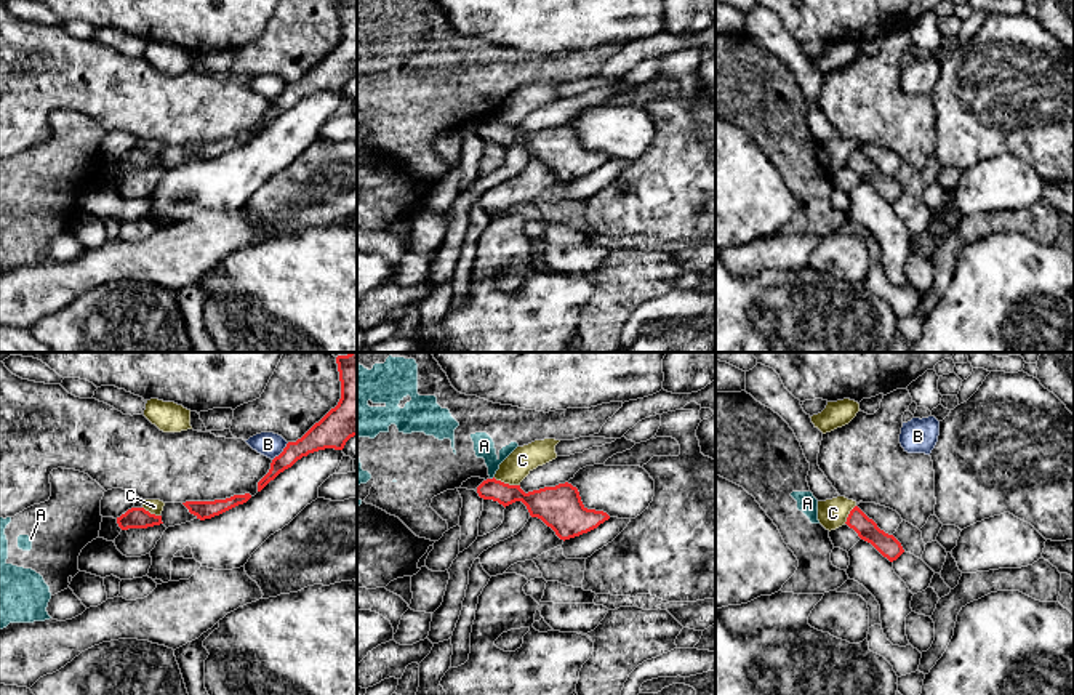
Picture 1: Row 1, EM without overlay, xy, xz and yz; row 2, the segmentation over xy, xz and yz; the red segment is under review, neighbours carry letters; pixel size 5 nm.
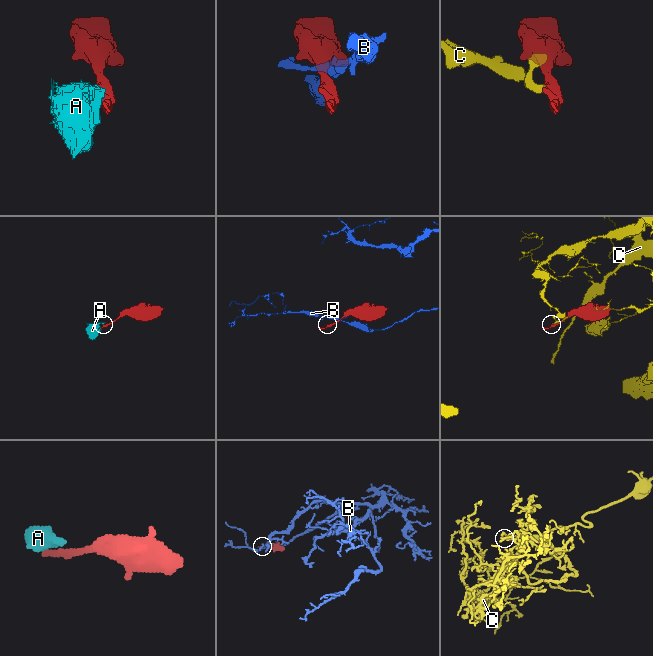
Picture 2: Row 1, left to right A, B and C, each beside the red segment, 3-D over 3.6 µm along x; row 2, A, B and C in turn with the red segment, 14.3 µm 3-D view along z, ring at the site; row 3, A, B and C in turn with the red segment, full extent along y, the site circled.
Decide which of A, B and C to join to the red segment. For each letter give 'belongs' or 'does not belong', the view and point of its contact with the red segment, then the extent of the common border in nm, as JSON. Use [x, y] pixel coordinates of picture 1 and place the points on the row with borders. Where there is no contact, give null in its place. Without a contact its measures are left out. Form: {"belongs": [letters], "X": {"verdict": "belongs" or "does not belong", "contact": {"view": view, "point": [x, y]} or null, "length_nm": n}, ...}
{"belongs": [], "A": {"verdict": "does not belong", "contact": {"view": "xz", "point": [493, 478]}, "length_nm": 30}, "B": {"verdict": "does not belong", "contact": {"view": "xy", "point": [282, 452]}, "length_nm": 130}, "C": {"verdict": "does not belong", "contact": {"view": "xz", "point": [506, 484]}, "length_nm": 140}}

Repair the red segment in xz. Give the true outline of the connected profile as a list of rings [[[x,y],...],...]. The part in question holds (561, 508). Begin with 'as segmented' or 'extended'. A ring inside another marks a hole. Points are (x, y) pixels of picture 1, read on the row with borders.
as segmented; [[[493,477],[483,480],[477,493],[504,508],[522,501],[531,517],[541,519],[563,541],[587,533],[610,519],[603,511],[587,509],[578,488],[568,482],[525,493],[520,485],[509,485]]]

